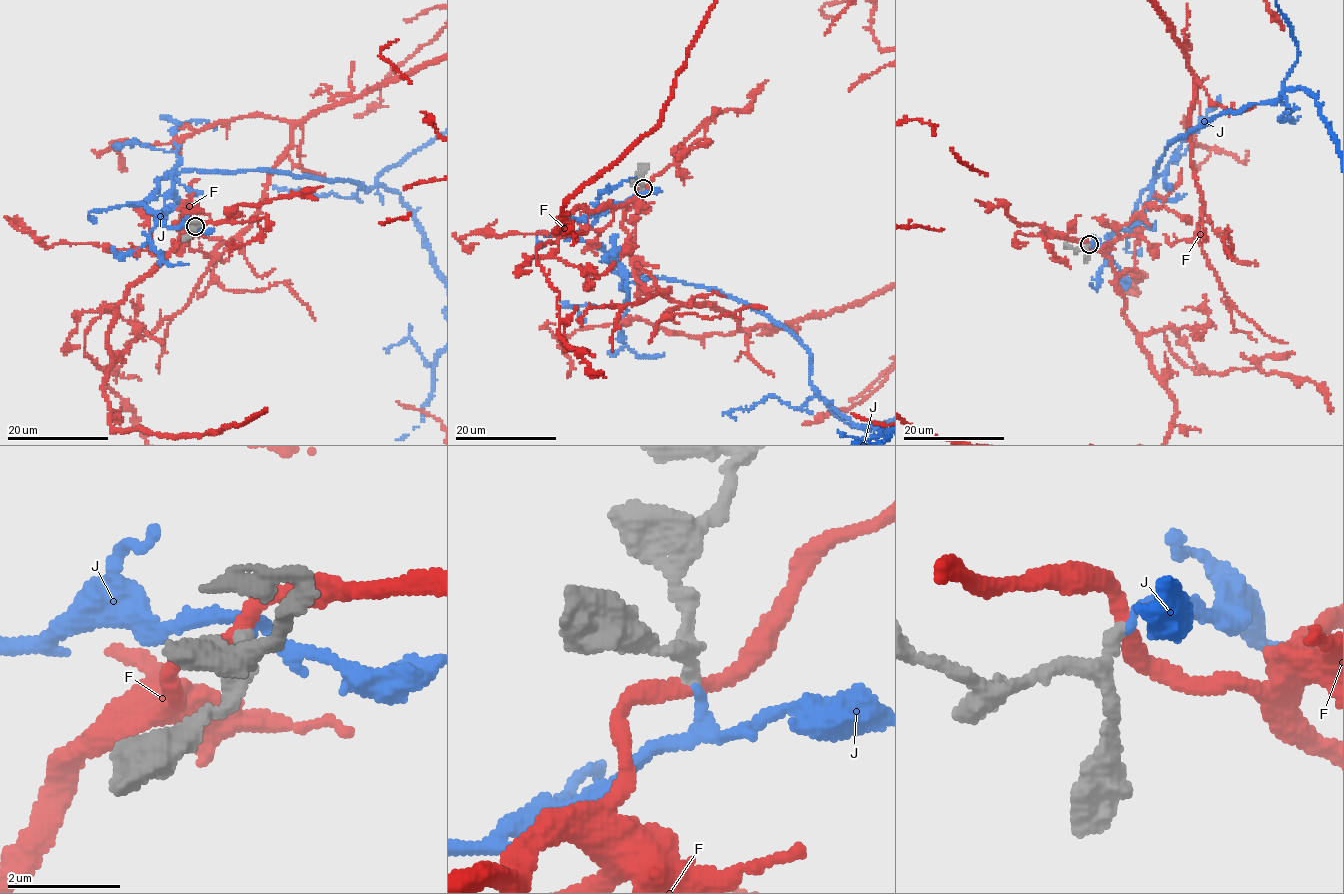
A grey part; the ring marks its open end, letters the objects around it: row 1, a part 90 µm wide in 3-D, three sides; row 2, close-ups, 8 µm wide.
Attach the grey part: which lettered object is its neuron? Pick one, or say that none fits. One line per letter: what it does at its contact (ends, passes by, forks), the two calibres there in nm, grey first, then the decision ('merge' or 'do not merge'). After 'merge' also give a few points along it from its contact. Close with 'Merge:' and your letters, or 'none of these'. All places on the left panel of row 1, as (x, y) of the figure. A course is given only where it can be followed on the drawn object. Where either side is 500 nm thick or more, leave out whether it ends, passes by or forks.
F: it passes by; calibres 200 and 280 nm; do not merge
J: it passes by; calibres 200 and 130 nm; merge
Merge: J

